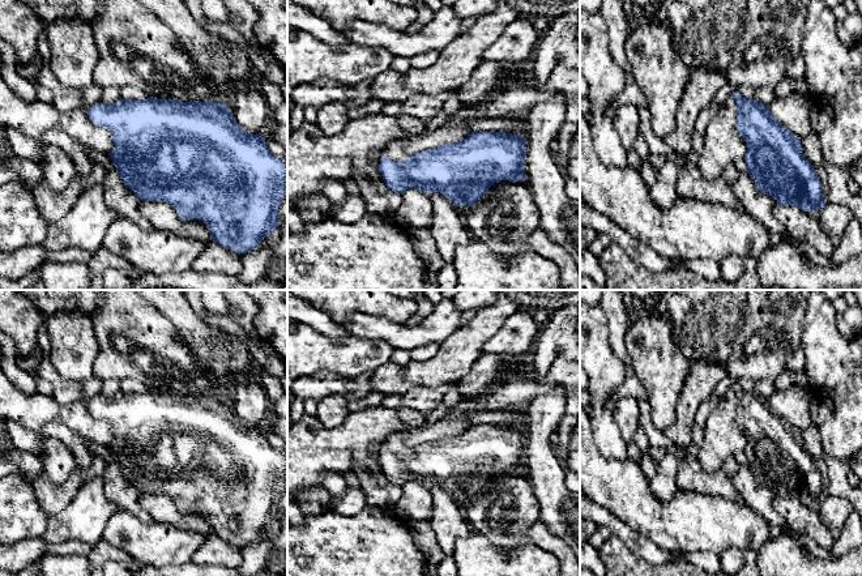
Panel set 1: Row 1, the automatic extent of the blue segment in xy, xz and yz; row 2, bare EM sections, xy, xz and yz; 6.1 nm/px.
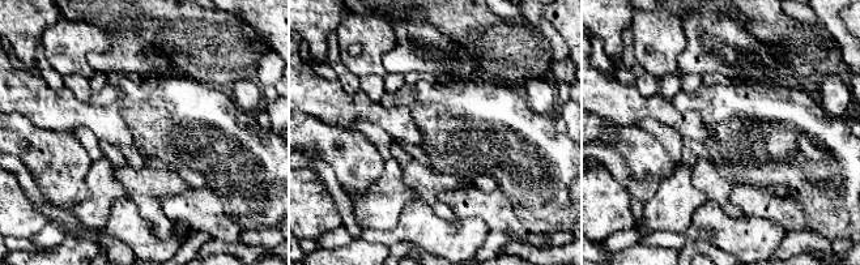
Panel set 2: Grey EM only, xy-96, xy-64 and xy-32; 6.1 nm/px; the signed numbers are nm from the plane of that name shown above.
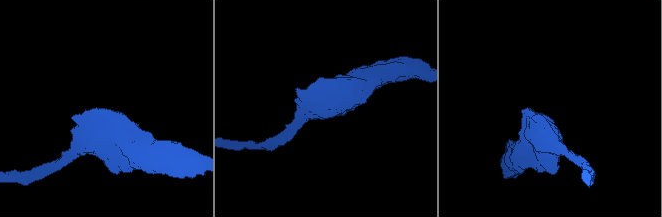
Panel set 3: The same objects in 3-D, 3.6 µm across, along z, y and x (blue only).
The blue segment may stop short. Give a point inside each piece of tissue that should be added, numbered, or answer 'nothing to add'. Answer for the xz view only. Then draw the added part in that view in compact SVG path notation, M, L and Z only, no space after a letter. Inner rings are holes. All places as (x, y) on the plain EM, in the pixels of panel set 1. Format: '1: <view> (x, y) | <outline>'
1: xz (396, 443) | M397 432L393 434L387 444L385 444L385 449L389 451L391 453L396 453L396 455L401 455L401 453L406 453L409 452L410 448L406 447L406 432Z

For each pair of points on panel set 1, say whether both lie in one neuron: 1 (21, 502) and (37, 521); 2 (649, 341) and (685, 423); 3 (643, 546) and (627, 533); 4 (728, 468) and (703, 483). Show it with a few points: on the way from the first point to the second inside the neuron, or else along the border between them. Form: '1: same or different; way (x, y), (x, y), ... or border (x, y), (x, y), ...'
1: same; way (22, 507), (31, 516)
2: different; border (687, 376), (678, 396), (674, 421), (664, 431)
3: same; way (639, 545), (631, 537)
4: different; border (722, 469), (729, 480)

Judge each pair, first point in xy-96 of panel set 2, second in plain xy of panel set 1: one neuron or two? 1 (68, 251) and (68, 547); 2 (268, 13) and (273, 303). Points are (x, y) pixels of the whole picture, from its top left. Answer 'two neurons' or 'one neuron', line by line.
1: two neurons
2: one neuron

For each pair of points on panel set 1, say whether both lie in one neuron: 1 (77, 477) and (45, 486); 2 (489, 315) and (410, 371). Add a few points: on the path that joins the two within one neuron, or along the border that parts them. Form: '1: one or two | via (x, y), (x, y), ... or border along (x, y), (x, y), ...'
1: one | via (69, 485), (65, 489), (52, 489)
2: one | via (472, 336), (436, 371), (431, 371)

